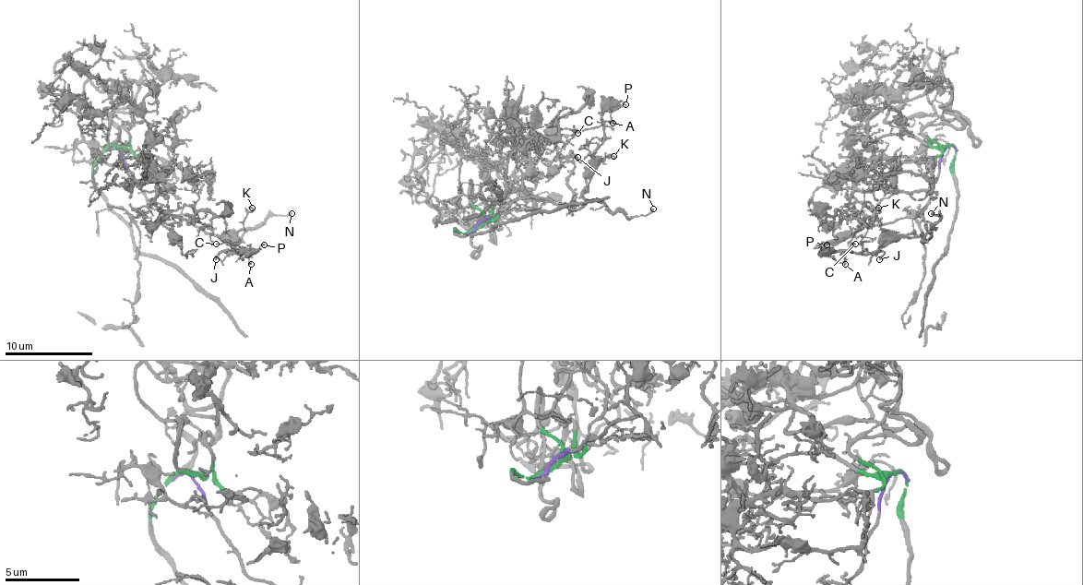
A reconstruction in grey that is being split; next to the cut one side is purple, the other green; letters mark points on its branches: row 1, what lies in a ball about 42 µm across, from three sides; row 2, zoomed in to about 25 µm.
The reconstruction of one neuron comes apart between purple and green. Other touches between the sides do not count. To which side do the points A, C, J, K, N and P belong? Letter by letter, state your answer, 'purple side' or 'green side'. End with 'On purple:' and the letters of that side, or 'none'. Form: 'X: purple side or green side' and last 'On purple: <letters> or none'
A: purple side
C: purple side
J: purple side
K: purple side
N: purple side
P: purple side
On purple: A, C, J, K, N, P

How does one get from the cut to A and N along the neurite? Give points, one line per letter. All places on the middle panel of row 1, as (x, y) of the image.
A: (471, 230), (530, 197), (570, 208), (589, 201), (583, 190), (603, 140), (603, 113), (612, 123)
N: (471, 230), (513, 201), (530, 197), (546, 197), (570, 208), (601, 201), (610, 210), (632, 217), (653, 208)

